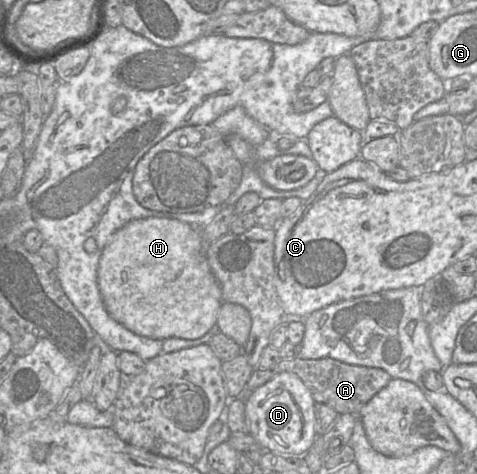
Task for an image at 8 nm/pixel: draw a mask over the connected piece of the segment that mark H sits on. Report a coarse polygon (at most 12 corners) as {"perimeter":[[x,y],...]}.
{"perimeter":[[135,219],[101,254],[115,321],[161,341],[217,325],[202,227]]}

